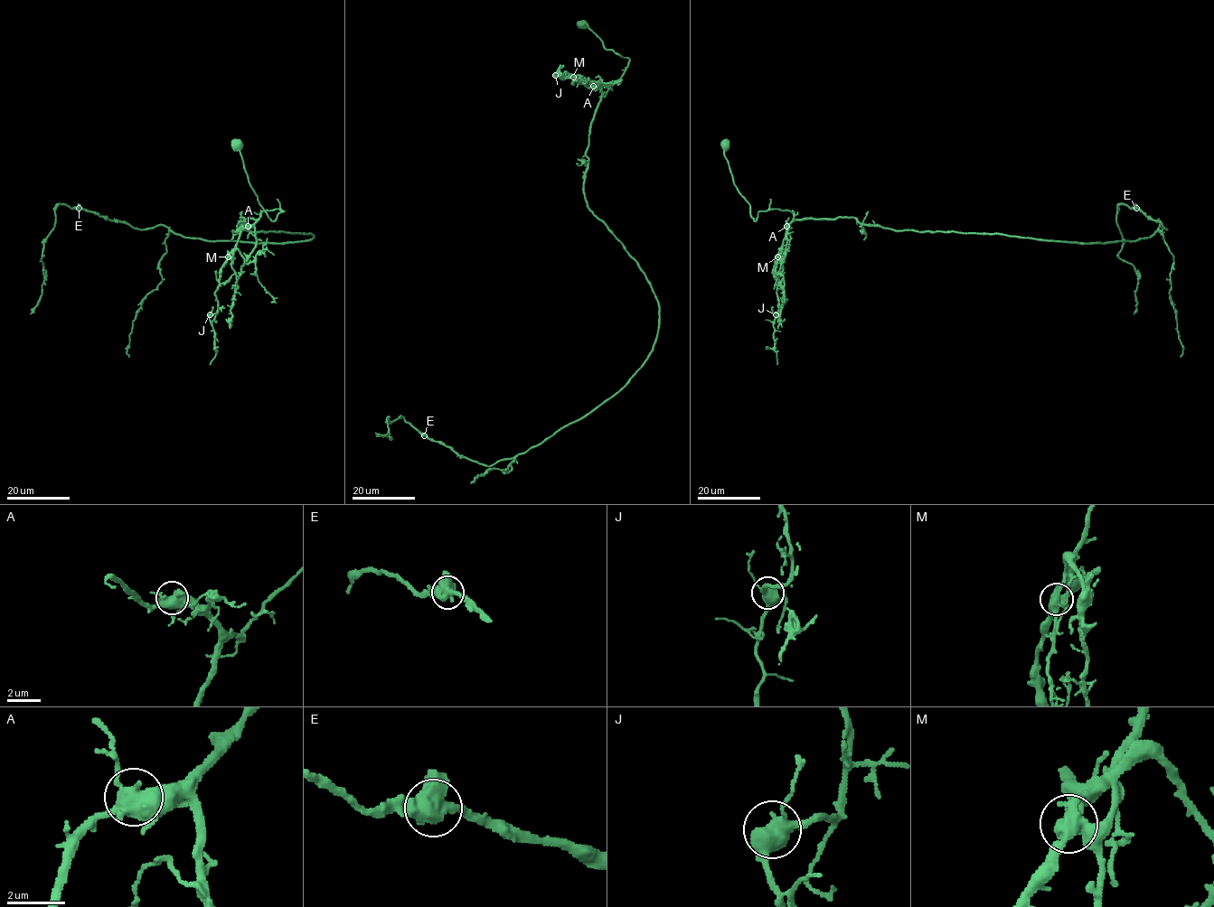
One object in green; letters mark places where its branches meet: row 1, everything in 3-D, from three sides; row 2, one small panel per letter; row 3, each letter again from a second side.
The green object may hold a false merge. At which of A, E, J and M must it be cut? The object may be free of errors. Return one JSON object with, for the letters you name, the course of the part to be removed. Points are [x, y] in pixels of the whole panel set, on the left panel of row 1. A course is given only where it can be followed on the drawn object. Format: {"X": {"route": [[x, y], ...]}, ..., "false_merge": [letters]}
{"M": {"route": [[228, 257], [237, 249], [246, 263], [254, 262], [258, 282], [276, 303]]}, "false_merge": ["M"]}

